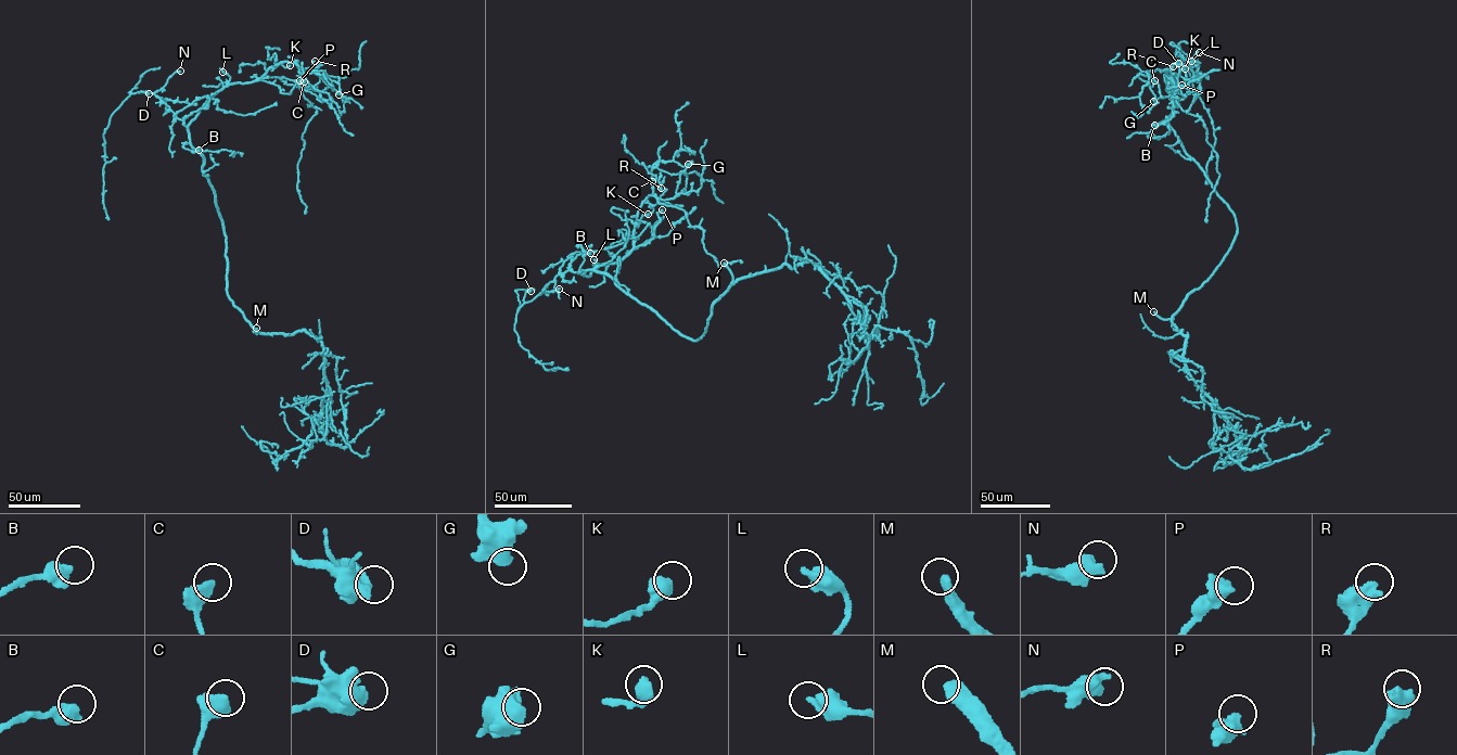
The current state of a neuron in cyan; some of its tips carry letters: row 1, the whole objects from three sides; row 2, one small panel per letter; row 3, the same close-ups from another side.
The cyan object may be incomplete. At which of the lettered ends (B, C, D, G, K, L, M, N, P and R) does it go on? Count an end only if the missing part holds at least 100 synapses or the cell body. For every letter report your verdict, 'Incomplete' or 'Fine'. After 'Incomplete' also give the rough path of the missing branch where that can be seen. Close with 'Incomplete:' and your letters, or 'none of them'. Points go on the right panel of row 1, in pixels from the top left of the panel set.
B: Fine
C: Fine
D: Fine
G: Fine
K: Fine
L: Fine
M: Incomplete. Course of what is missing: (1153, 311), (1091, 349), (1073, 355)
N: Fine
P: Fine
R: Fine
Incomplete: M

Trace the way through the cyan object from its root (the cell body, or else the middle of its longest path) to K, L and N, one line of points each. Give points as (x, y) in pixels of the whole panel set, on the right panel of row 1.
K: (1236, 222), (1168, 124), (1173, 103), (1186, 96), (1189, 79), (1201, 78), (1188, 65), (1185, 68)
L: (1236, 222), (1168, 124), (1174, 103), (1186, 96), (1189, 79), (1198, 75), (1198, 63), (1191, 61)
N: (1236, 222), (1234, 214), (1198, 164), (1187, 154), (1168, 124), (1173, 110), (1170, 94), (1172, 84), (1199, 52)

